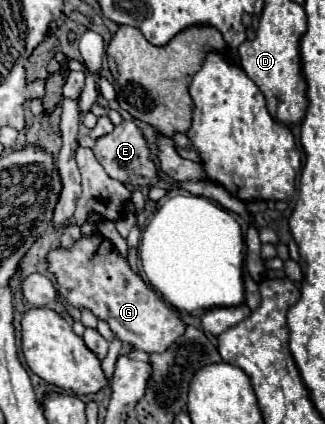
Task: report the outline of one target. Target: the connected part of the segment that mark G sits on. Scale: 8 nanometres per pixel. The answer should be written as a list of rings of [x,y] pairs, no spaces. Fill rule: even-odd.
[[[82,237],[70,251],[50,251],[48,263],[48,269],[56,275],[60,293],[66,301],[74,307],[86,307],[96,317],[106,319],[120,341],[146,353],[164,353],[178,337],[184,335],[186,323],[180,319],[178,311],[168,307],[156,291],[130,269],[106,237]]]

